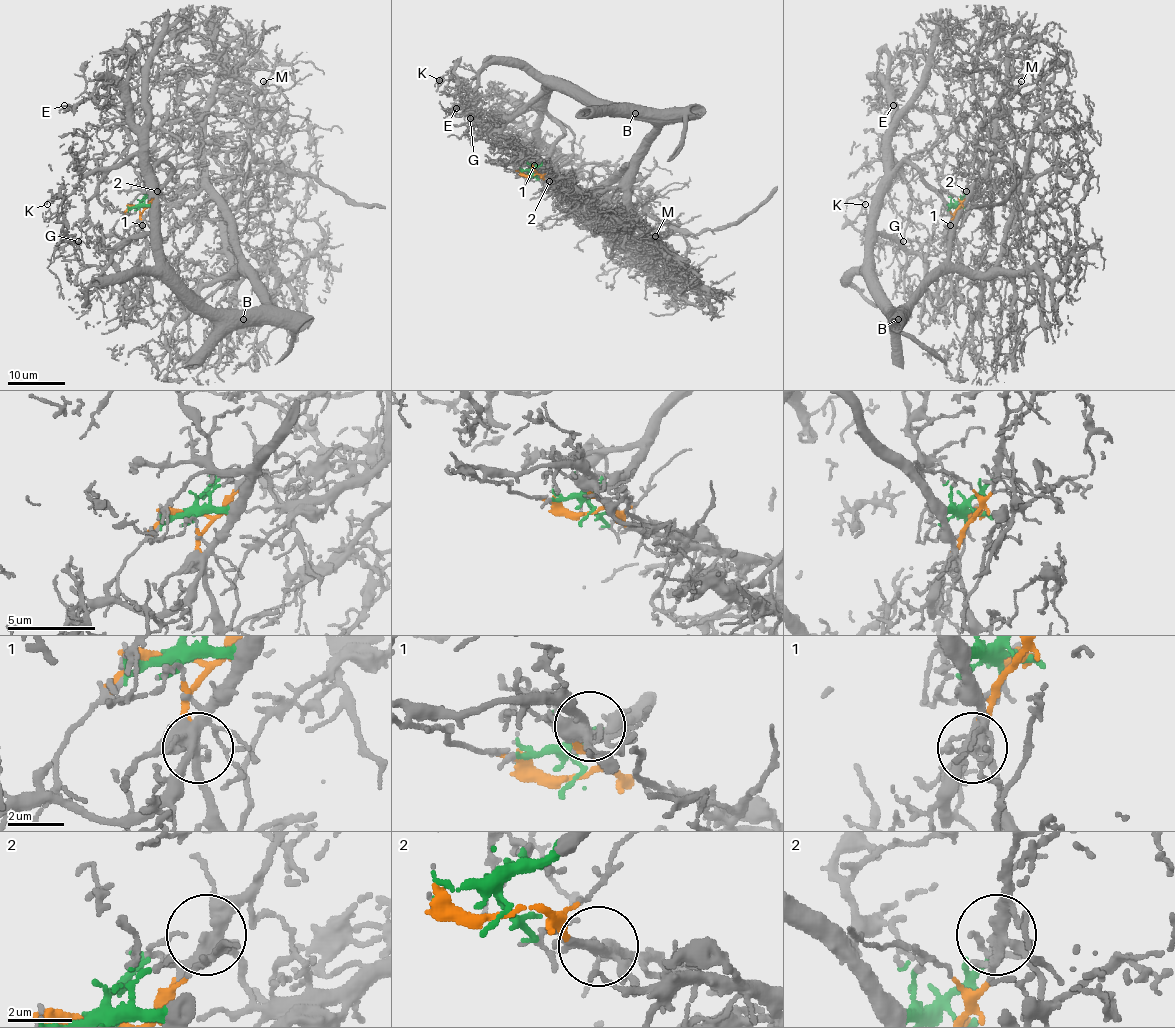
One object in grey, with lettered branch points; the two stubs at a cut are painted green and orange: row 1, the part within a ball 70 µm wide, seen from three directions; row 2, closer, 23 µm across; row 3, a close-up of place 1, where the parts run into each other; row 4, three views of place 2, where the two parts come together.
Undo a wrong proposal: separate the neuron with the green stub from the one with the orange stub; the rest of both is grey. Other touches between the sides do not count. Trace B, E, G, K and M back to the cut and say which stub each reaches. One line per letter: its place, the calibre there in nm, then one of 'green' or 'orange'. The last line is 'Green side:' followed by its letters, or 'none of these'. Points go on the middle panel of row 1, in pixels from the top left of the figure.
B: (635, 113) | 320 nm | green
E: (456, 108) | 160 nm | green
G: (470, 118) | 90 nm | green
K: (439, 80) | 110 nm | green
M: (655, 236) | 180 nm | orange
Green side: B, E, G, K

